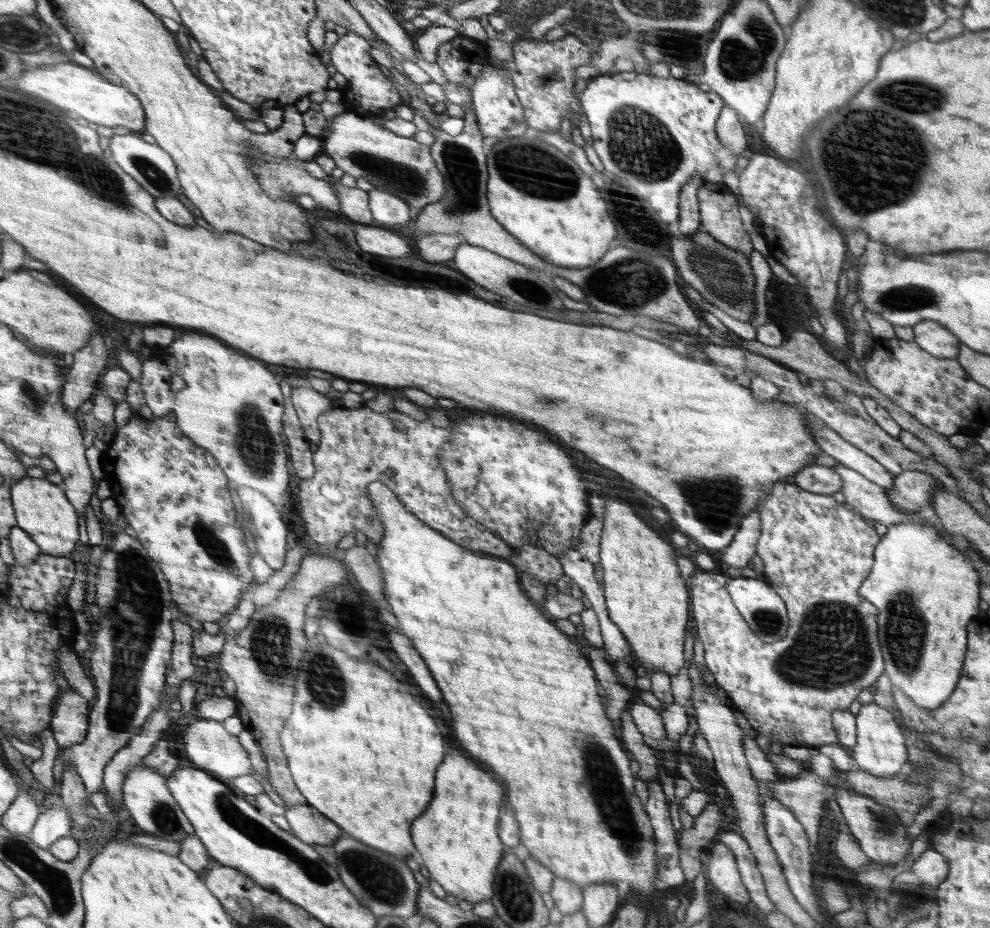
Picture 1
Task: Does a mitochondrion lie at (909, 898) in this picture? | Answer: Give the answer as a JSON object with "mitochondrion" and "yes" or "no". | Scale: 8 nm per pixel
{"mitochondrion":"yes"}

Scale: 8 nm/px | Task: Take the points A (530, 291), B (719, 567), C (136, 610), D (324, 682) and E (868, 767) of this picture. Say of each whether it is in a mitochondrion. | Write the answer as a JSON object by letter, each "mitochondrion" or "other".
{"A":"mitochondrion","B":"other","C":"mitochondrion","D":"mitochondrion","E":"other"}

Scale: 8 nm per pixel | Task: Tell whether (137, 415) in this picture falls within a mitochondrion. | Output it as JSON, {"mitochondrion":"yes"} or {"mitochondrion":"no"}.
{"mitochondrion":"no"}

